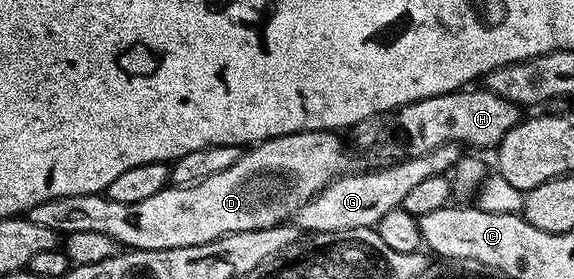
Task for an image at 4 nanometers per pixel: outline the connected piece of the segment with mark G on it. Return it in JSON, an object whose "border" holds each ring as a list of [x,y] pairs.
{"border":[[[447,144],[430,150],[430,154],[425,156],[411,156],[408,160],[399,160],[396,164],[373,167],[373,172],[338,176],[296,212],[295,227],[304,234],[376,228],[380,220],[390,214],[390,210],[403,205],[406,194],[410,194],[410,190],[417,188],[425,178],[451,173],[461,155],[461,145]]]}

